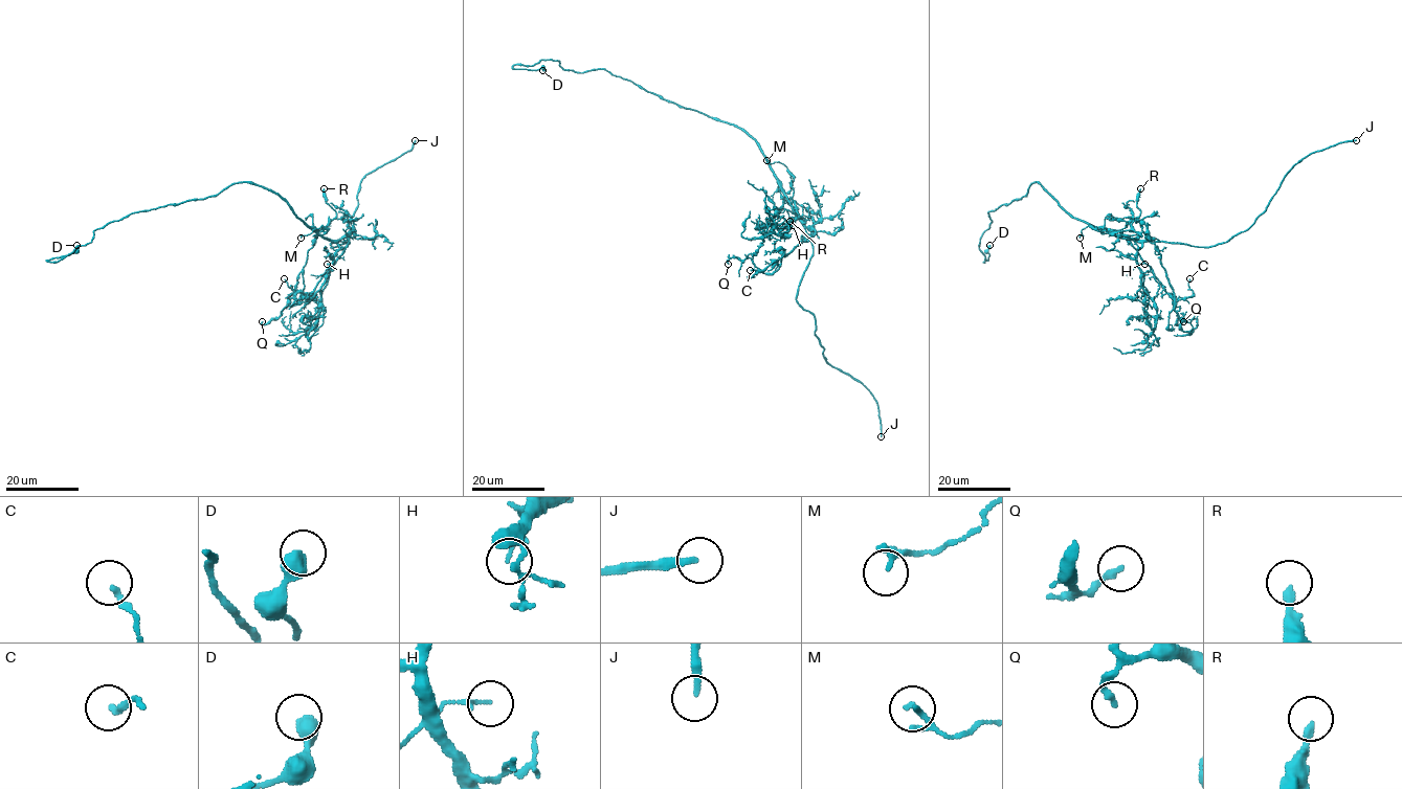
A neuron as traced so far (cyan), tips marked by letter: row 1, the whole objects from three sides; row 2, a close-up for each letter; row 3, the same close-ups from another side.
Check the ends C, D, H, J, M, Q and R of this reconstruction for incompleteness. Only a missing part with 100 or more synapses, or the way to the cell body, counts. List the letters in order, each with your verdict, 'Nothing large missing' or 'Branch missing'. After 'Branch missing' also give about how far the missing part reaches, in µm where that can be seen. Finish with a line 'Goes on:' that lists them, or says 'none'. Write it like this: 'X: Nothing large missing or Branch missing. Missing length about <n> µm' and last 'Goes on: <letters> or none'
C: Nothing large missing
D: Nothing large missing
H: Nothing large missing
J: Branch missing. Missing length about 6 µm
M: Nothing large missing
Q: Nothing large missing
R: Nothing large missing
Goes on: J

